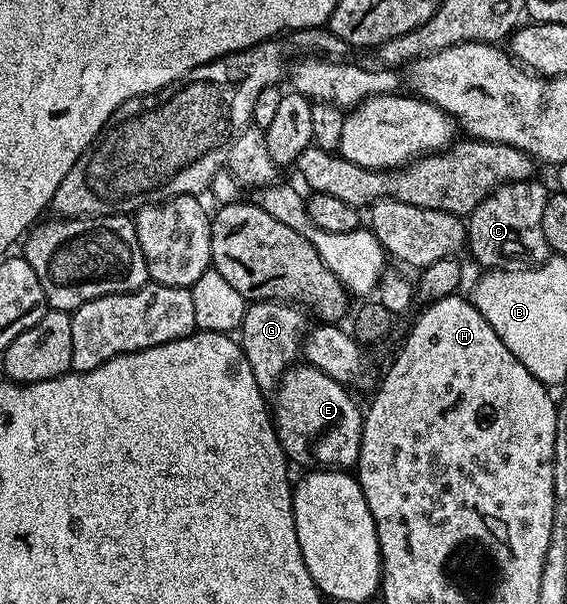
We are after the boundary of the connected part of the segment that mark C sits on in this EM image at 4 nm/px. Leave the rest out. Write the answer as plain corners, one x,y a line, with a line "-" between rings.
538,178
522,179
512,183
501,183
491,195
473,209
465,223
465,239
471,243
471,255
483,269
503,269
508,265
538,265
548,258
549,248
545,241
545,229
541,229
541,213
545,213
545,201
549,188
538,183

